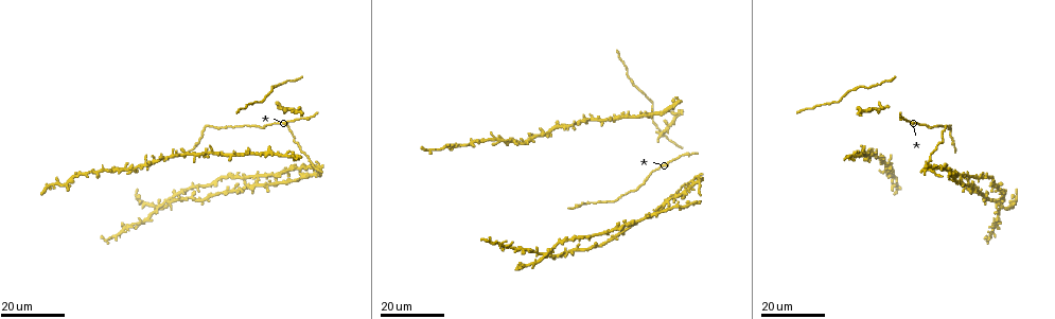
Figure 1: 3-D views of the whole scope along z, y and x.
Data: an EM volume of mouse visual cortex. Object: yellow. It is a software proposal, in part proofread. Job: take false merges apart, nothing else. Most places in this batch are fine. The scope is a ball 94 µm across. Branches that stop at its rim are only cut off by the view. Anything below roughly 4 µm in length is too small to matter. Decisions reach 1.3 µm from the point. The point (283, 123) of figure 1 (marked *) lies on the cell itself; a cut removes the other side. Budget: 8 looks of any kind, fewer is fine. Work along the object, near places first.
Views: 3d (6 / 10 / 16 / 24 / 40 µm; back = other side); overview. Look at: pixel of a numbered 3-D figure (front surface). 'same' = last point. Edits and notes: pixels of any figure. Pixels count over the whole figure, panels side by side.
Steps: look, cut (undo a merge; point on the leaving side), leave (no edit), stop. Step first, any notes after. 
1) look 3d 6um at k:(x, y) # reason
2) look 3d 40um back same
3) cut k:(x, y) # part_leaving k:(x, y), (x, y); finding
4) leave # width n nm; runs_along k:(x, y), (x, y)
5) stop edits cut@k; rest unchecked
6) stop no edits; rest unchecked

look 3d 24um at 1:(263, 129)

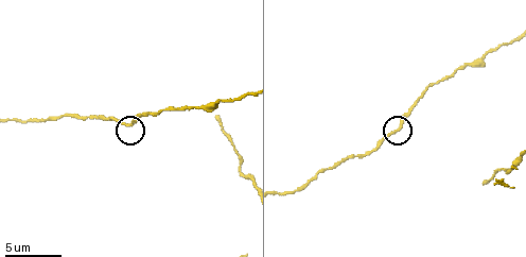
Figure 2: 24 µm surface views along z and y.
look 3d 6um at 2:(399, 126) # closer look

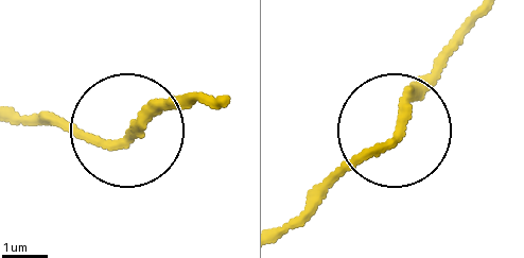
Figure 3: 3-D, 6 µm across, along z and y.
leave # runs_along 3:(473, 22), (431, 90), (298, 224); continuous, no second cell

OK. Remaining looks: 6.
look 3d 24um at 1:(275, 181) # side arm on a straight run

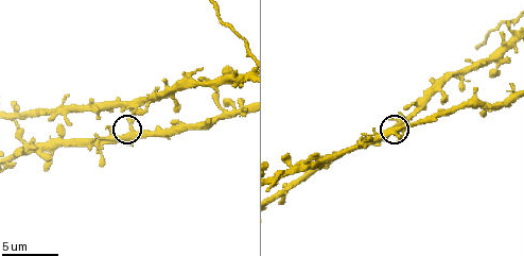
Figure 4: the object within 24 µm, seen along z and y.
look 3d 10um at 4:(401, 131)

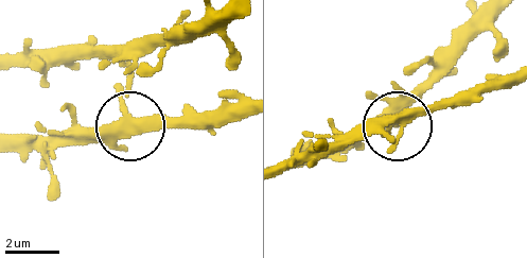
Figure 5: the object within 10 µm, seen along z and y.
look 3d 10um back at 5:(399, 128)

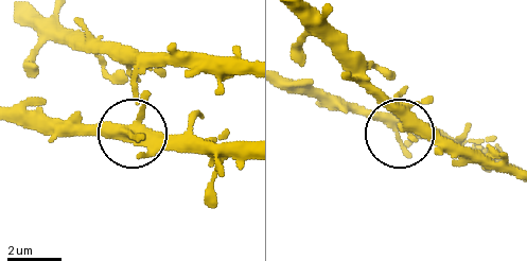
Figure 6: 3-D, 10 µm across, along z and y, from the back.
leave # arms 3; runs_along 6:(47, 20), (108, 44), (135, 75), (135, 127), (76, 129); continuous, no second cell

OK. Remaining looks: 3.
look 3d 6um at 2:(486, 55)

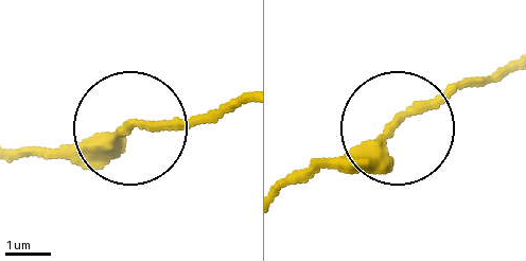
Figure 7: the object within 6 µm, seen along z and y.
leave # continuous, no second cell

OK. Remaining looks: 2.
look 3d 24um at 1:(205, 128)

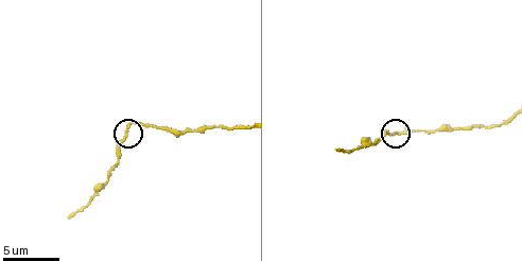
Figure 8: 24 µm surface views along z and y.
look 3d 10um at 8:(123, 138) # zoom in

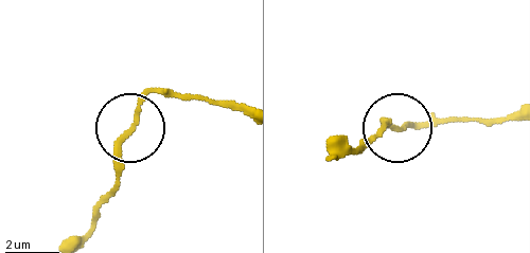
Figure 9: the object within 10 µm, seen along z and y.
leave # continuous, no second cell

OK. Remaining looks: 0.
stop no edits; rest unchecked

